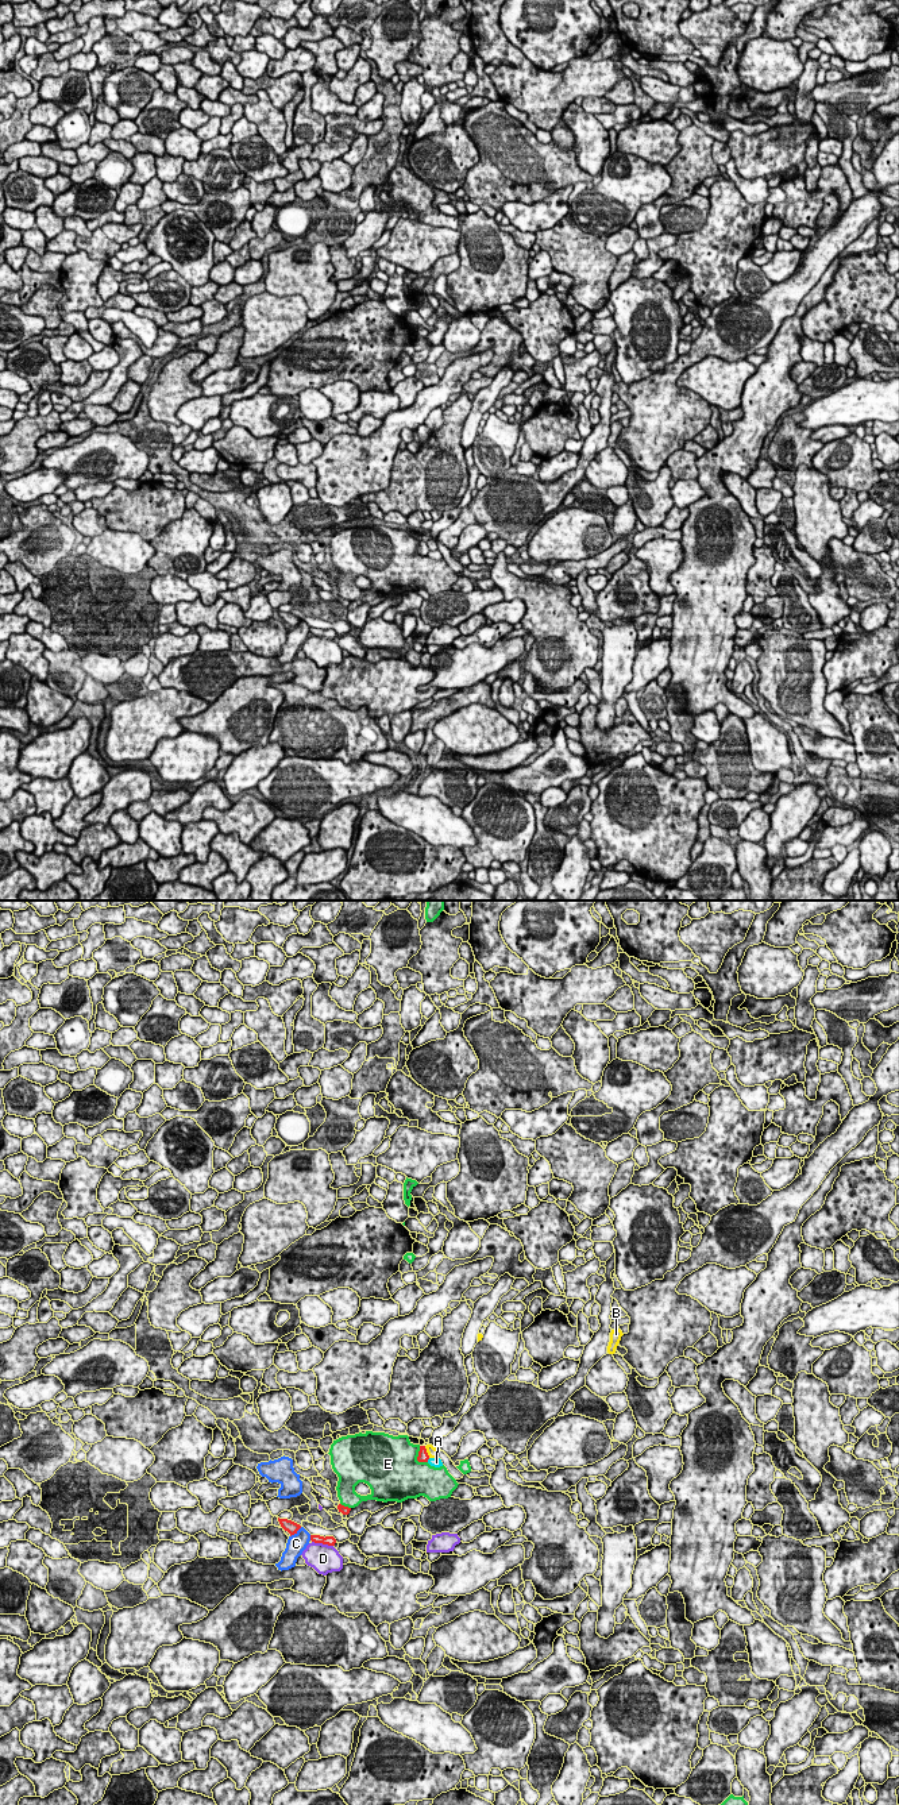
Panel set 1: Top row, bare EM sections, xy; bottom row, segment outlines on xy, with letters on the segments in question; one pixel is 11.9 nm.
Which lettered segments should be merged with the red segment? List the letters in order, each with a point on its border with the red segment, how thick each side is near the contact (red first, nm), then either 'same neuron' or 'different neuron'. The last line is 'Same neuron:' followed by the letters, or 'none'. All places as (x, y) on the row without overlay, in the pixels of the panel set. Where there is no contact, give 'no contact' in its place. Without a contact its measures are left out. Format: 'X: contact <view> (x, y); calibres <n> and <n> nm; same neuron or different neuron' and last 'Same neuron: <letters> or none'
A: contact xy (428, 551); calibres 130 and 120 nm; different neuron
B: contact xy (425, 544); calibres 130 and 120 nm; different neuron
C: contact xy (296, 624); calibres 140 and 220 nm; different neuron
D: contact xy (323, 636); calibres 120 and 340 nm; different neuron
E: contact xy (417, 551); calibres 130 and 480 nm; different neuron
Same neuron: none

